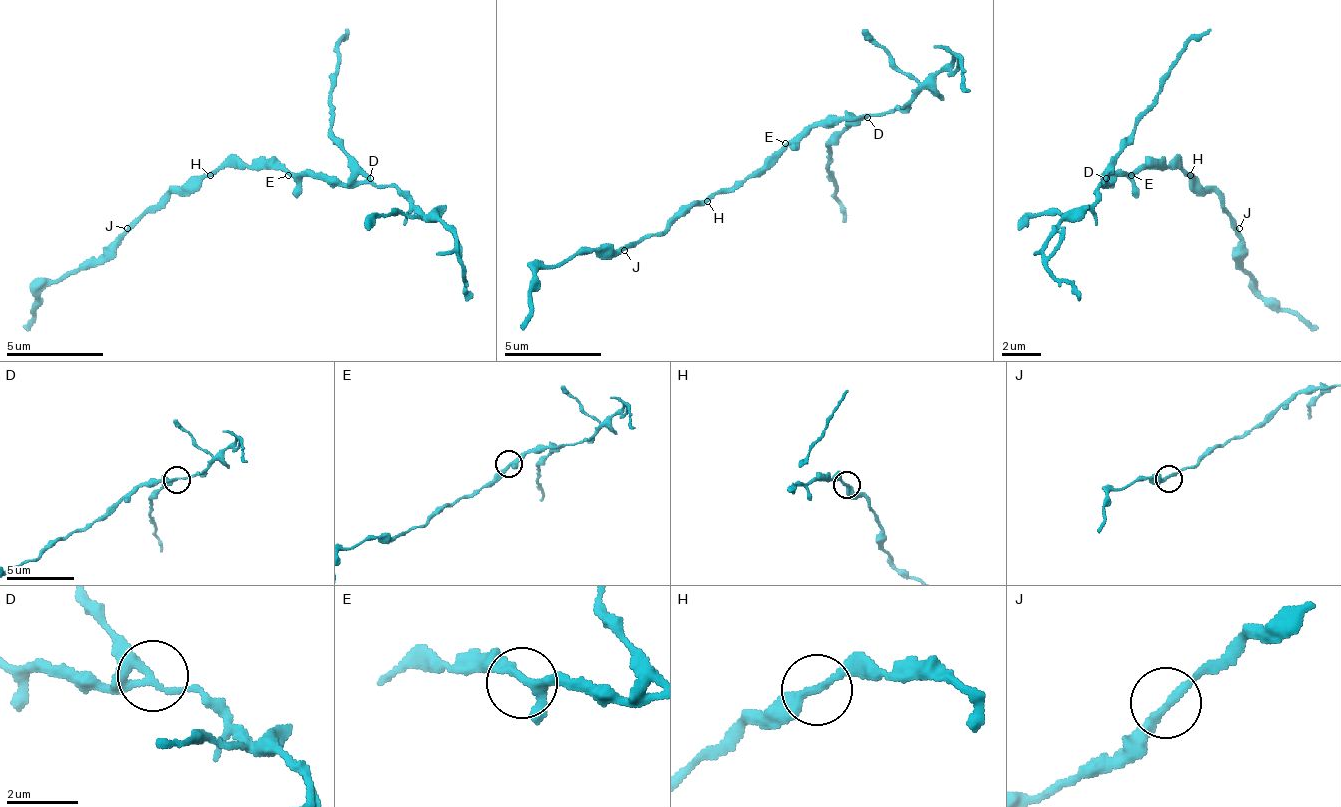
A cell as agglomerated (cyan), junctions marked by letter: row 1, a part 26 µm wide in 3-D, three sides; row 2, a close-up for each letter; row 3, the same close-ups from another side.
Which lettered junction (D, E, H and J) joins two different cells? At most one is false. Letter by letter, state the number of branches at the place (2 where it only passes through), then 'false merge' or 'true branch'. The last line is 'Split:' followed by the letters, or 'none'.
D: 3 | false merge
E: 3 | true branch
H: 2 | true branch
J: 2 | true branch
Split: D

